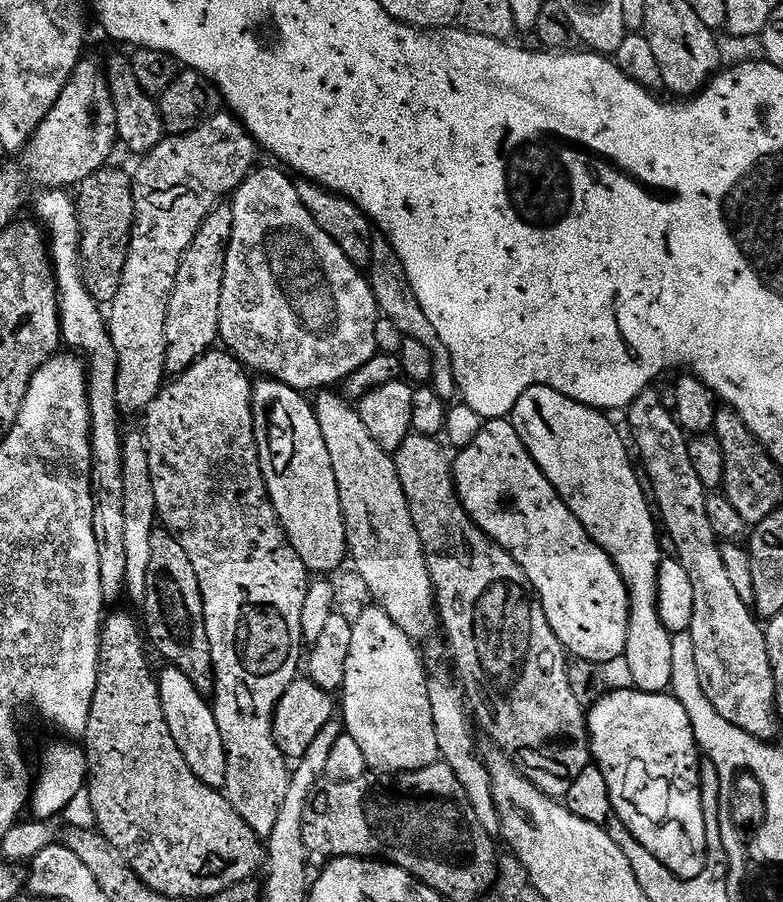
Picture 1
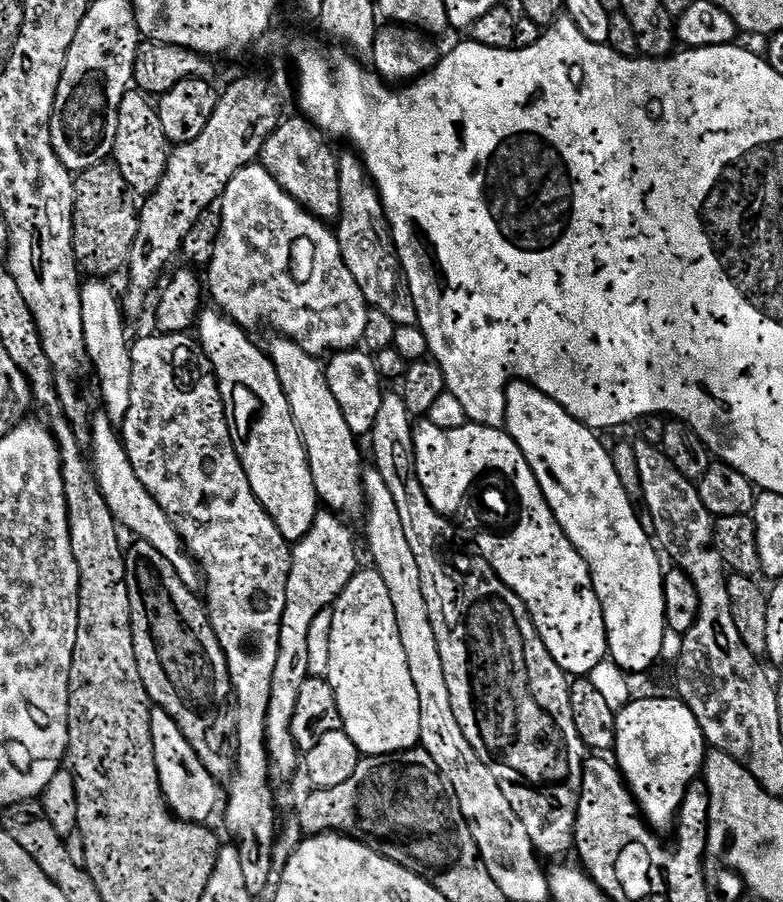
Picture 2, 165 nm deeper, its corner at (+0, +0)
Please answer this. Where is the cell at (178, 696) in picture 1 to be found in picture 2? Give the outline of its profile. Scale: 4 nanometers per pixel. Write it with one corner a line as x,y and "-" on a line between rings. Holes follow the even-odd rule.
153,707
152,737
154,738
154,762
158,766
158,778
169,808
185,820
207,825
208,819
215,814
216,807
218,807
217,812
221,807
221,785
210,774
210,770
206,770
194,746
190,746
186,734
178,728
178,722
162,708

